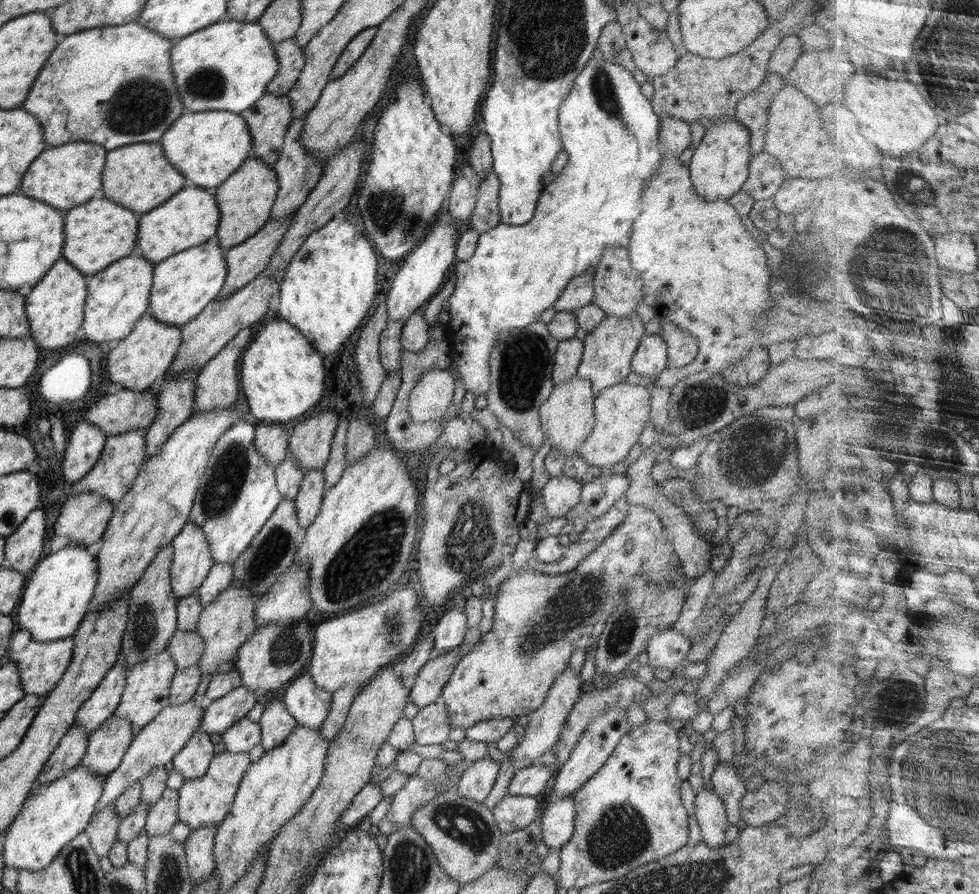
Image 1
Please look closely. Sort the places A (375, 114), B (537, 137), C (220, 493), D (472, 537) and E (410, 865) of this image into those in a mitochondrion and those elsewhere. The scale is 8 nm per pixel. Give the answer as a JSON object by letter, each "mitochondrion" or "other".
{"A":"other","B":"other","C":"mitochondrion","D":"mitochondrion","E":"mitochondrion"}

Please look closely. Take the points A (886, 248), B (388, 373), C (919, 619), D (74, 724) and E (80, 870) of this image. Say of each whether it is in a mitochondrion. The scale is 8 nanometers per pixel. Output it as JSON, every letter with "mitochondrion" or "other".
{"A":"mitochondrion","B":"other","C":"other","D":"other","E":"mitochondrion"}

